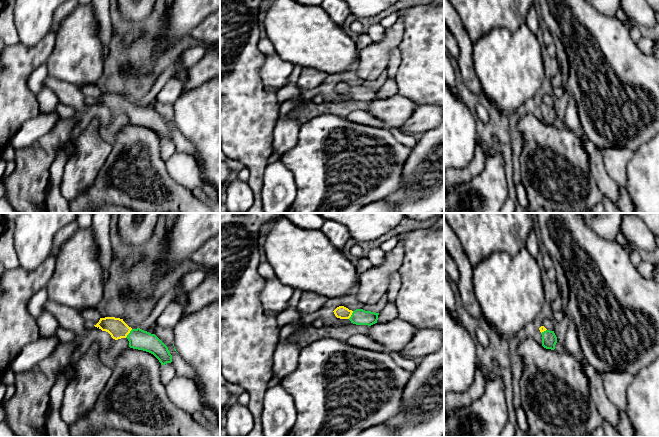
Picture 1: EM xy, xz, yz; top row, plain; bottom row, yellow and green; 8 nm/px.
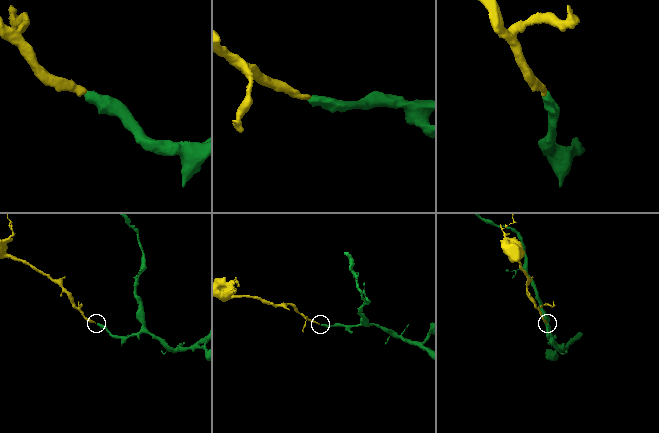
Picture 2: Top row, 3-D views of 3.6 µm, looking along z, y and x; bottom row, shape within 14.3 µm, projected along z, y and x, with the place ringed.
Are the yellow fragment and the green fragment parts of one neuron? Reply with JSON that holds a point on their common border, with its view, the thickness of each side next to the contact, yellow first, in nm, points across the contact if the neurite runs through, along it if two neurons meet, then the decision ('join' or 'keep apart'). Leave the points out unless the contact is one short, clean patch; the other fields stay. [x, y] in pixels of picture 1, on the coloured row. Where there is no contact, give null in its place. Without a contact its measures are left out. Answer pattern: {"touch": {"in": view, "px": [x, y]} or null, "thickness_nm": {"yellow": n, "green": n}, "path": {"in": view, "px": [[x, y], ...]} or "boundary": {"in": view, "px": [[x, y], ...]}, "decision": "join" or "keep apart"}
{"touch": {"in": "xy", "px": [129, 332]}, "thickness_nm": {"yellow": 160, "green": 160}, "path": {"in": "xy", "px": [[117, 328], [129, 332], [139, 339]]}, "decision": "join"}

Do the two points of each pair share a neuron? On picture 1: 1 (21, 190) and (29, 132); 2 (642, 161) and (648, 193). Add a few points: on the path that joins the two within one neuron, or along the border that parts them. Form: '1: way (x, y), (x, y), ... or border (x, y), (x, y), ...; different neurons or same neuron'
1: border (47, 133), (29, 146), (20, 147), (15, 150); different neurons
2: way (648, 169), (648, 185); same neuron

